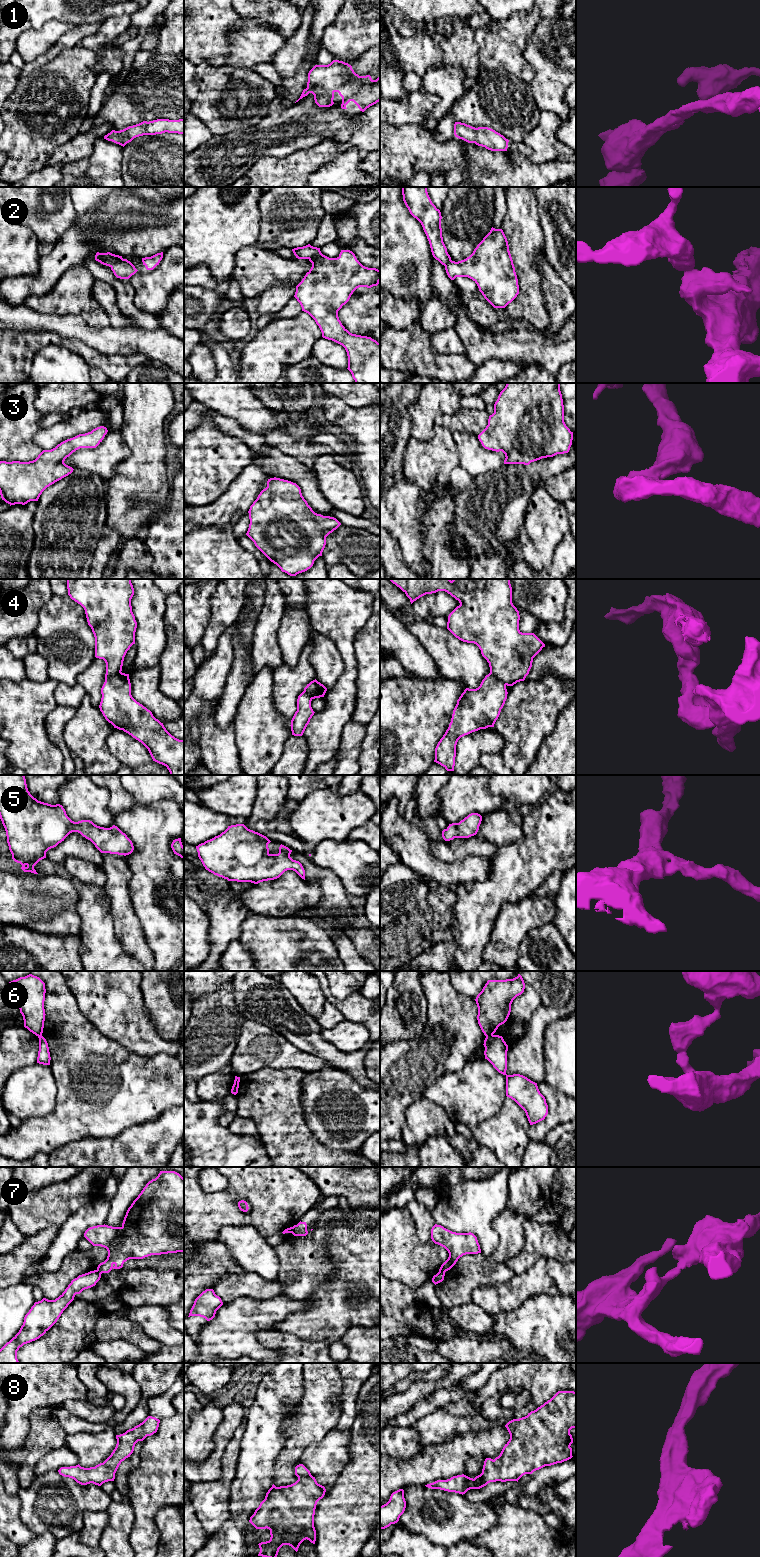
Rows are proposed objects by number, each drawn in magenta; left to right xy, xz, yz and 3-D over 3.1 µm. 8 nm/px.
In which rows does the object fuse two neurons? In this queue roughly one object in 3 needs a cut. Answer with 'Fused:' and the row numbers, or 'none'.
Fused: 2, 4, 6, 7

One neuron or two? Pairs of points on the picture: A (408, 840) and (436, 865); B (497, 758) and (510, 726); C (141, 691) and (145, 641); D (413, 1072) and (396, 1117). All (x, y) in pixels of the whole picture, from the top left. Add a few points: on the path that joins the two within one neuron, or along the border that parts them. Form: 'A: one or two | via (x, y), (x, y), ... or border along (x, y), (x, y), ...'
A: one | via (415, 847), (429, 861)
B: two | border along (502, 750), (502, 758), (505, 764)
C: two | border along (158, 663), (149, 667), (132, 670)
D: one | via (402, 1083), (396, 1089), (396, 1106)

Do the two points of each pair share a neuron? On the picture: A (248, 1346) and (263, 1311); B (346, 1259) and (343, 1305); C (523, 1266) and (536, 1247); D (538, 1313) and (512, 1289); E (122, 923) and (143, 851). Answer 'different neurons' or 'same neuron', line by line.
A: same neuron
B: same neuron
C: same neuron
D: different neurons
E: different neurons

